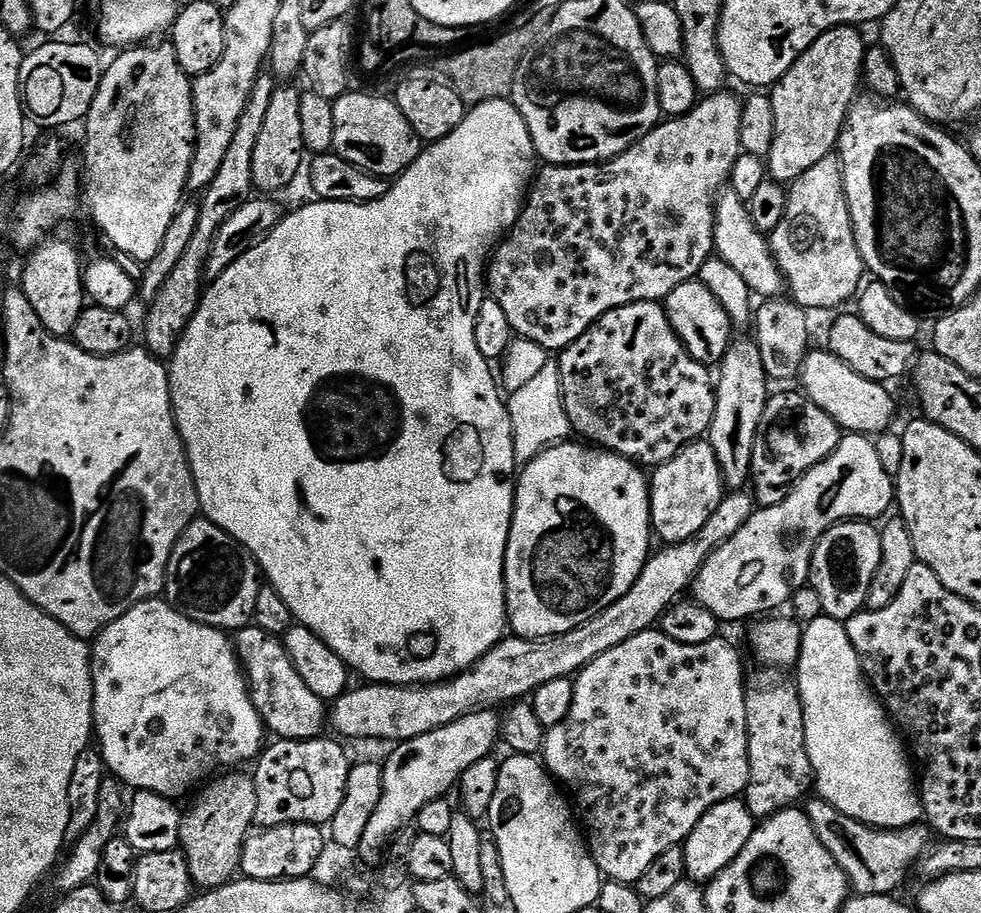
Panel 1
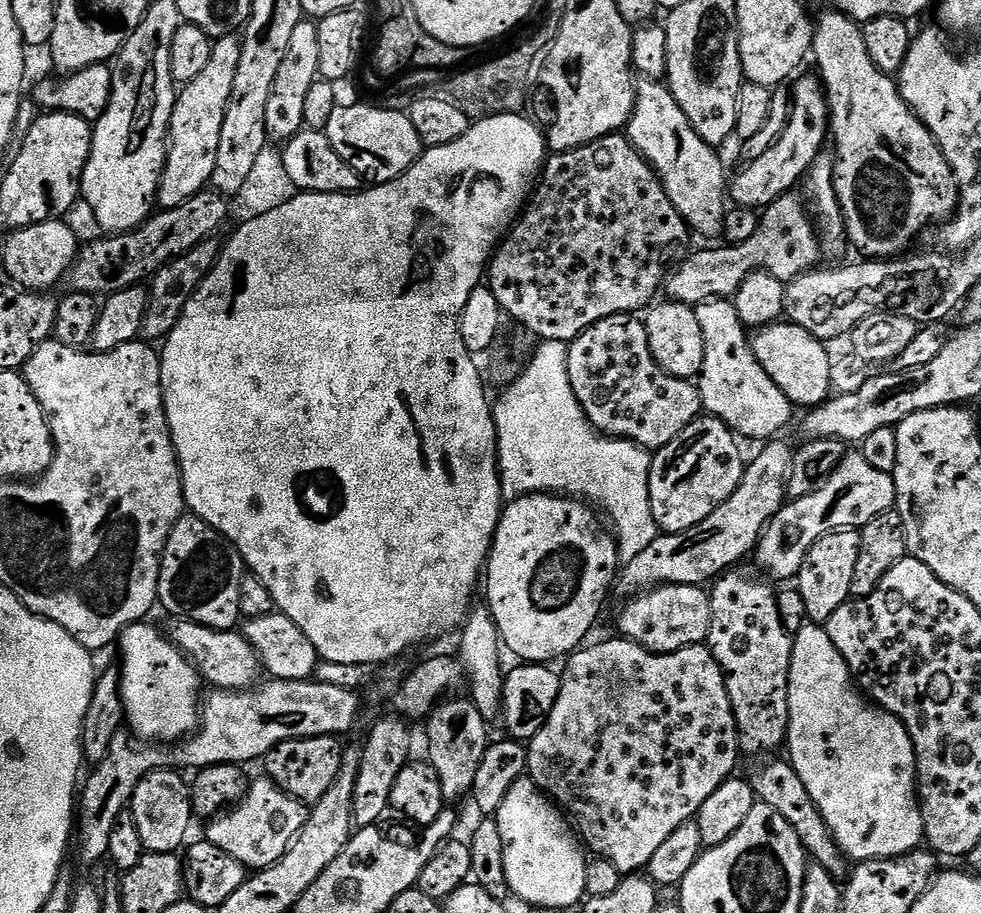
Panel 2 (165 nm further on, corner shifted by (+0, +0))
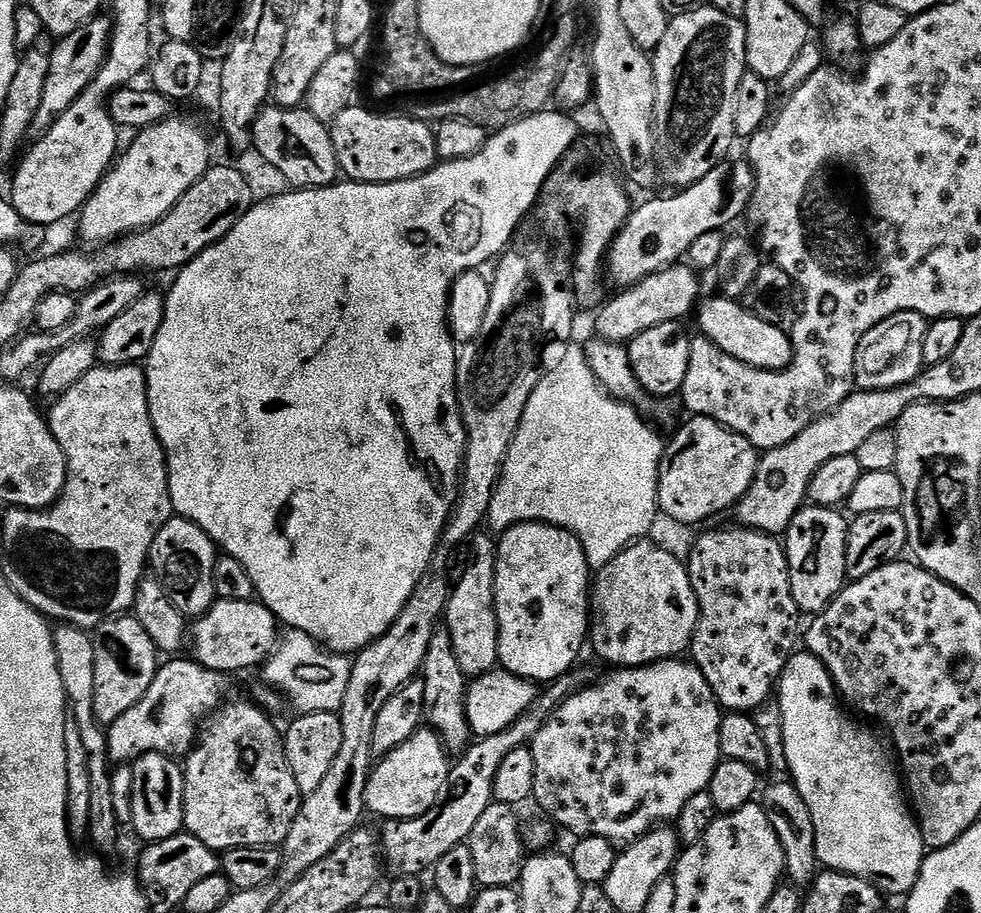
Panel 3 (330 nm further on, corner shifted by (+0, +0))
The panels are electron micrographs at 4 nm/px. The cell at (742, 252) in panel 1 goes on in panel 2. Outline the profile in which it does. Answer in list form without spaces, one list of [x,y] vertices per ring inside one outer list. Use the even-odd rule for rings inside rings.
[[[641,79],[636,85],[636,105],[626,125],[629,144],[656,170],[670,202],[698,237],[717,236],[724,230],[726,193],[730,180],[724,177],[724,164],[713,145],[705,142],[682,114],[682,106],[659,80]],[[725,200],[725,204],[724,204]]]

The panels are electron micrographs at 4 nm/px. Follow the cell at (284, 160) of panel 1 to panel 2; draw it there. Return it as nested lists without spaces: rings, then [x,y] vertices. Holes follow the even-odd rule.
[[[311,18],[301,20],[290,37],[290,46],[286,50],[286,58],[274,78],[274,86],[270,90],[270,102],[266,106],[266,130],[268,139],[273,145],[283,146],[304,128],[304,108],[310,86],[320,76],[318,66],[319,47],[317,21]]]

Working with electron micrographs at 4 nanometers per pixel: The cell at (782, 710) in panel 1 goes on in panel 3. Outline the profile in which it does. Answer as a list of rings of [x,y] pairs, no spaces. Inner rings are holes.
[[[743,526],[731,527],[702,533],[692,548],[692,557],[686,560],[700,607],[700,621],[692,635],[690,656],[696,667],[702,670],[706,682],[710,682],[721,709],[752,714],[773,699],[788,658],[797,651],[796,639],[802,636],[802,613],[794,602],[783,543],[765,532],[755,532]]]

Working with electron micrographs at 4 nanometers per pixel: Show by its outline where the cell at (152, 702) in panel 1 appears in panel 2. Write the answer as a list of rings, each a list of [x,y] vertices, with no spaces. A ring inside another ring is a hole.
[[[148,623],[131,624],[120,634],[120,697],[131,735],[137,740],[168,746],[196,731],[202,707],[202,681],[195,666],[173,646],[167,635]]]

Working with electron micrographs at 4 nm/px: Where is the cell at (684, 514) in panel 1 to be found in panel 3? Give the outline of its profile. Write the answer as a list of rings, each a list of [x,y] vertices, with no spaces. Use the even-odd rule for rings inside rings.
[[[705,416],[685,419],[675,432],[676,437],[667,441],[660,463],[659,511],[680,524],[700,524],[727,508],[735,509],[754,482],[757,448],[742,438],[742,434],[731,432],[717,420]]]

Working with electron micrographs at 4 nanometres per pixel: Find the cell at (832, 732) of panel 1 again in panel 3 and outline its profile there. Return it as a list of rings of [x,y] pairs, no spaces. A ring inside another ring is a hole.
[[[807,650],[789,656],[788,665],[784,667],[778,685],[778,707],[784,727],[788,763],[786,772],[791,783],[796,785],[798,794],[802,794],[802,802],[806,802],[810,810],[810,818],[814,818],[817,861],[825,869],[845,872],[870,881],[885,897],[907,897],[920,877],[926,845],[920,825],[906,799],[906,788],[902,783],[897,757],[885,737],[855,724],[844,713],[845,705],[837,693],[836,683],[828,667]]]

